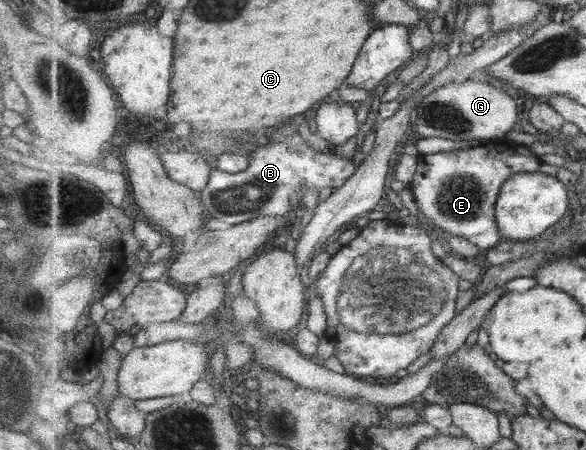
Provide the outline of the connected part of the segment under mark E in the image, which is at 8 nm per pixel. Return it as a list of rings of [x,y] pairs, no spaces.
[[[506,142],[505,148],[499,146],[478,146],[466,150],[453,150],[439,154],[418,156],[418,169],[409,186],[421,213],[431,219],[433,225],[452,236],[460,236],[476,244],[481,250],[499,245],[504,236],[496,220],[496,206],[502,186],[509,177],[517,173],[534,173],[541,168],[542,160],[535,156],[527,146]]]

